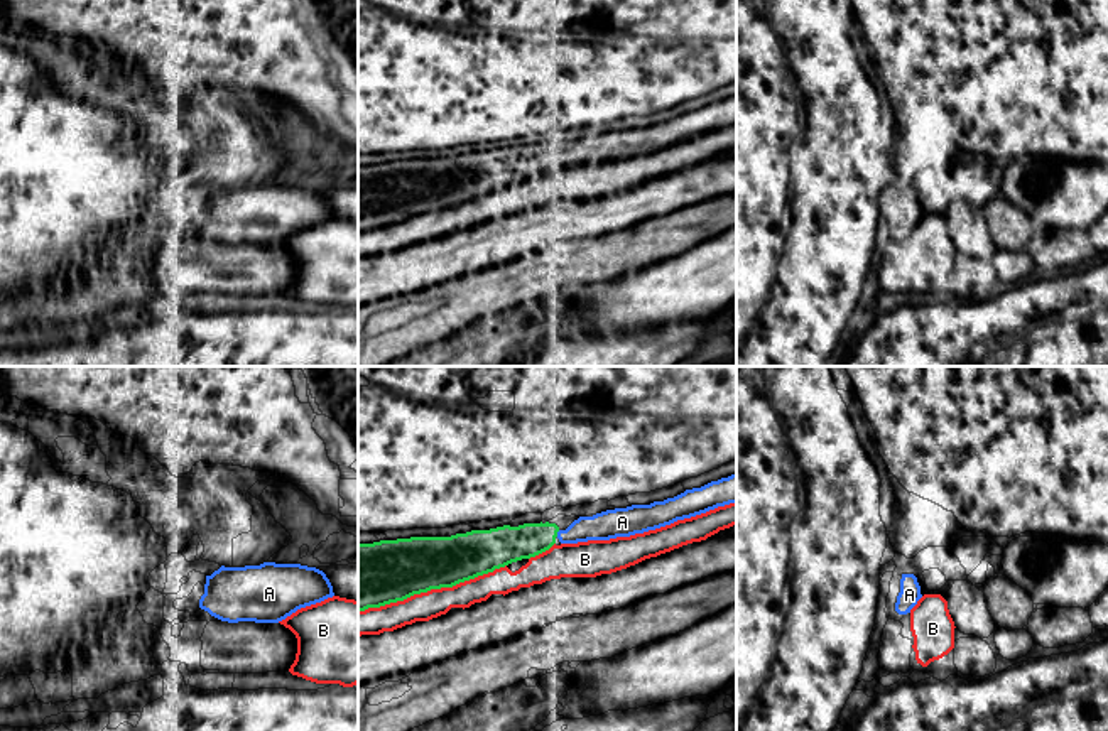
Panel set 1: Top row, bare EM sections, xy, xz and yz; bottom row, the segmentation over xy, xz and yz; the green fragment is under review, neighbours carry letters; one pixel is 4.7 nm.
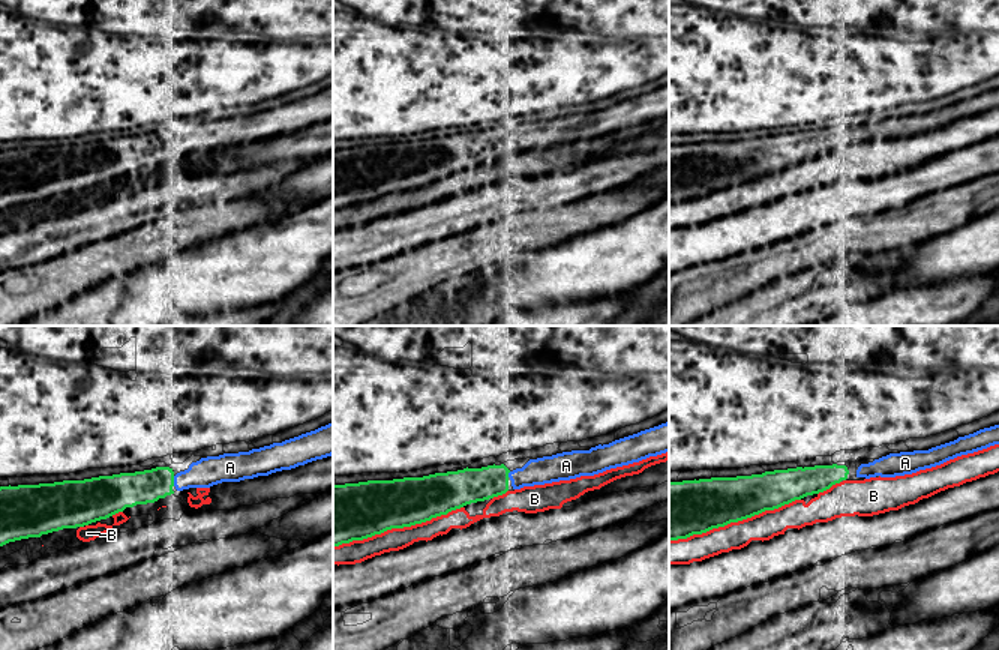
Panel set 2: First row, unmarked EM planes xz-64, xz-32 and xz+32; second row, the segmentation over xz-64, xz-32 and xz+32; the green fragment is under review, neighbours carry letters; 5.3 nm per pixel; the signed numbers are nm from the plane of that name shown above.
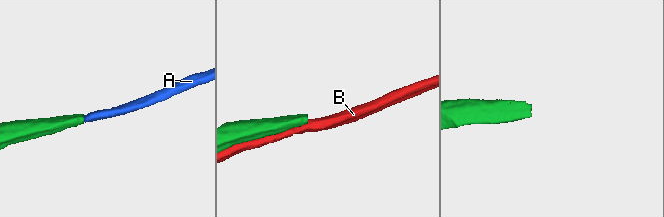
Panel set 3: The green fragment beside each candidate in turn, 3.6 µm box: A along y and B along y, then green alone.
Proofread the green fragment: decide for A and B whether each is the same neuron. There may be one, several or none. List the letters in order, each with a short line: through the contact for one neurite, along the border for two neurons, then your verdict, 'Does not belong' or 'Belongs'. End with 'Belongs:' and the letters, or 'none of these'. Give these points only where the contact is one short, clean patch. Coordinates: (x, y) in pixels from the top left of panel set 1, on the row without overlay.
A: Belongs
B: Does not belong
Belongs: A

